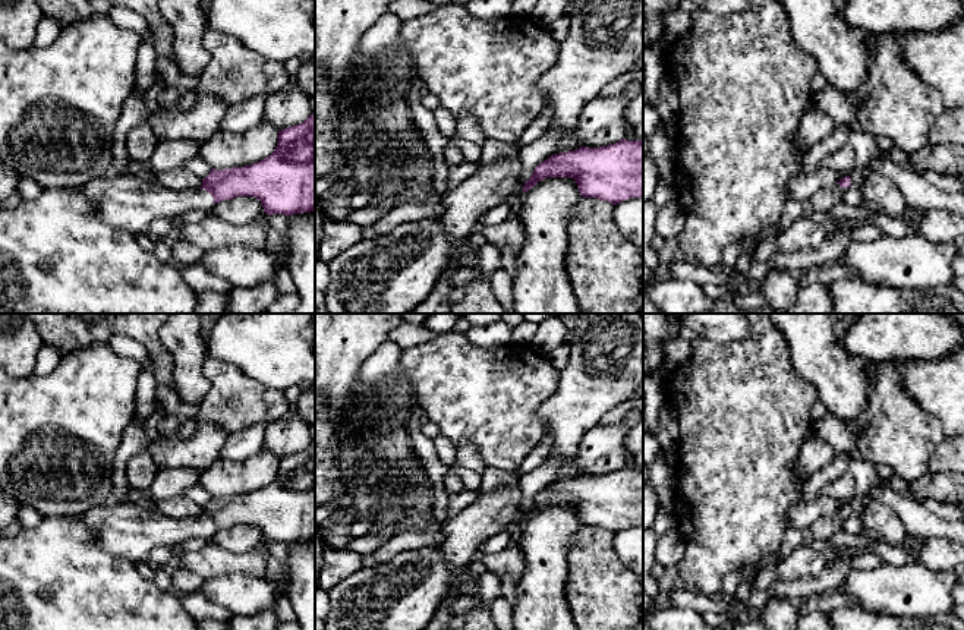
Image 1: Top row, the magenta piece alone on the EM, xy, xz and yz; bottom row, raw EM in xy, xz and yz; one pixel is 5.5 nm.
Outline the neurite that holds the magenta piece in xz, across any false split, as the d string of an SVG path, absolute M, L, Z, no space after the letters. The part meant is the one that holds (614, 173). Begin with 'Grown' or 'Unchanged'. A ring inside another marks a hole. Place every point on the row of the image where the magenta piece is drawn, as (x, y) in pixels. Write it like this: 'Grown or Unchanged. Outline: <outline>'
Unchanged. Outline: M621 139L607 147L554 154L535 167L523 193L546 177L571 177L583 198L614 205L643 198L643 141Z

